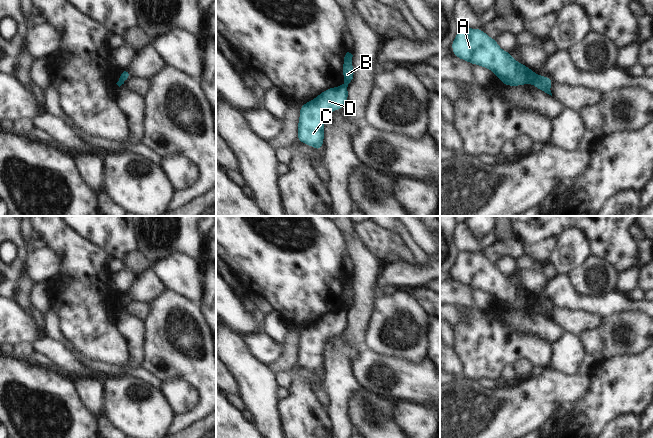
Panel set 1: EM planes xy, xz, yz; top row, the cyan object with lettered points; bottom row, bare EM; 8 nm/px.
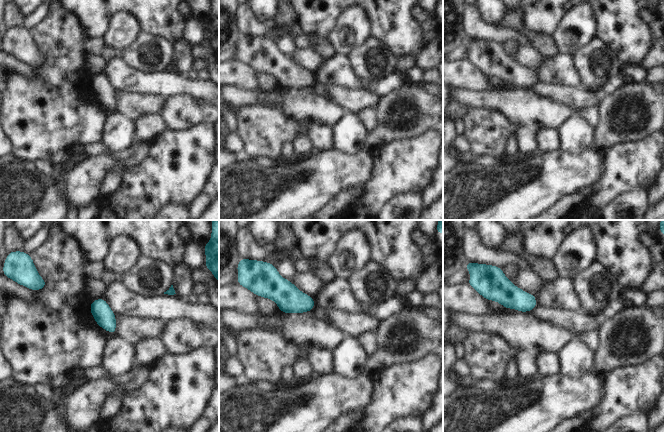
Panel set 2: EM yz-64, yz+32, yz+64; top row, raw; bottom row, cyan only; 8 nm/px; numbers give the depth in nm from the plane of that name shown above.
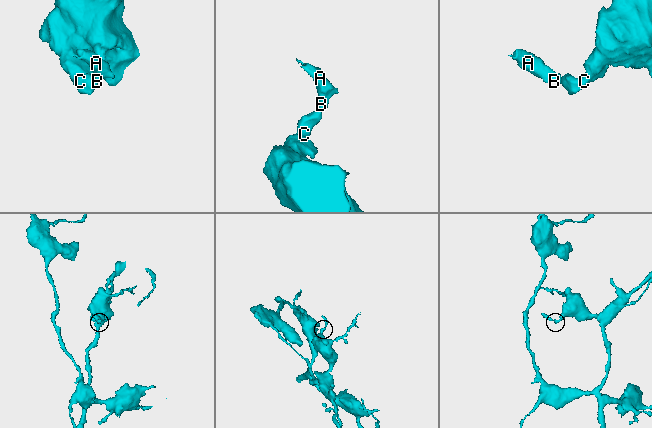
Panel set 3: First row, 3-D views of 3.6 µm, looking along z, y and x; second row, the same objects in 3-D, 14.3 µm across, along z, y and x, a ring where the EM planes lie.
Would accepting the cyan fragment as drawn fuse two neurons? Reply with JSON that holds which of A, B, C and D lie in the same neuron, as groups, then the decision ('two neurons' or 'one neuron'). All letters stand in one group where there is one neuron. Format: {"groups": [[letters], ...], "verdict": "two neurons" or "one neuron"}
{"groups": [["A", "B"], ["C", "D"]], "verdict": "two neurons"}

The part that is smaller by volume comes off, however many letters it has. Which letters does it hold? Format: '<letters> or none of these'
A, B

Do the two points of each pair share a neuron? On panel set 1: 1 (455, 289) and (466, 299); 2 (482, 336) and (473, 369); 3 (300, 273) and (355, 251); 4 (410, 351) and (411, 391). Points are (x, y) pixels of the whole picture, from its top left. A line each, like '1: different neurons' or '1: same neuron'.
1: same neuron
2: same neuron
3: different neurons
4: different neurons

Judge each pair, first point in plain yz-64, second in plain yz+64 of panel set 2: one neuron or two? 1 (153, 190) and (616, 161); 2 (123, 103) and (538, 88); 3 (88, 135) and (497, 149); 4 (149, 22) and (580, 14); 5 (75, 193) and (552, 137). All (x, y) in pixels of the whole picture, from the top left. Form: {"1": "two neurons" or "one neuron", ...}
{"1": "one neuron", "2": "one neuron", "3": "one neuron", "4": "two neurons", "5": "two neurons"}

